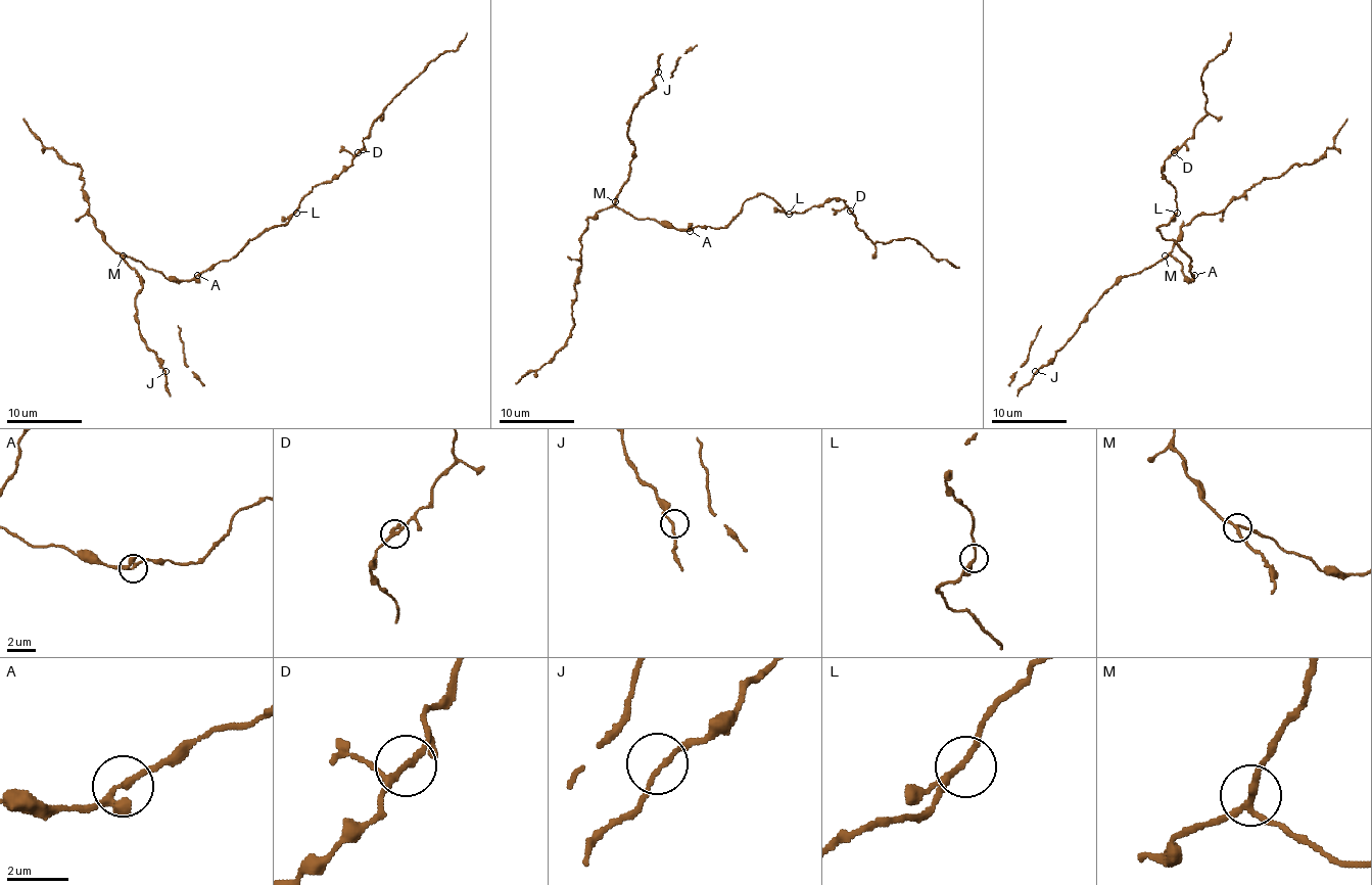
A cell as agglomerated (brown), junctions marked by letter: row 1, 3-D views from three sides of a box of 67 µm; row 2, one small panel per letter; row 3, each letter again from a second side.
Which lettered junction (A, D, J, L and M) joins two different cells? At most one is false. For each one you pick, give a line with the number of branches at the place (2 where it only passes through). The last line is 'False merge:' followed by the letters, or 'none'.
False merge: none

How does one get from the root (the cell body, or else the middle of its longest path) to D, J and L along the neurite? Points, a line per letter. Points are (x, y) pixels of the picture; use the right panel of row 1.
D: (1191, 262), (1157, 229), (1165, 226), (1177, 211), (1177, 189), (1162, 173), (1162, 167), (1175, 152)
J: (1191, 262), (1191, 280), (1171, 255), (1122, 276), (1077, 333), (1035, 371)
L: (1191, 262), (1157, 229), (1177, 213)

